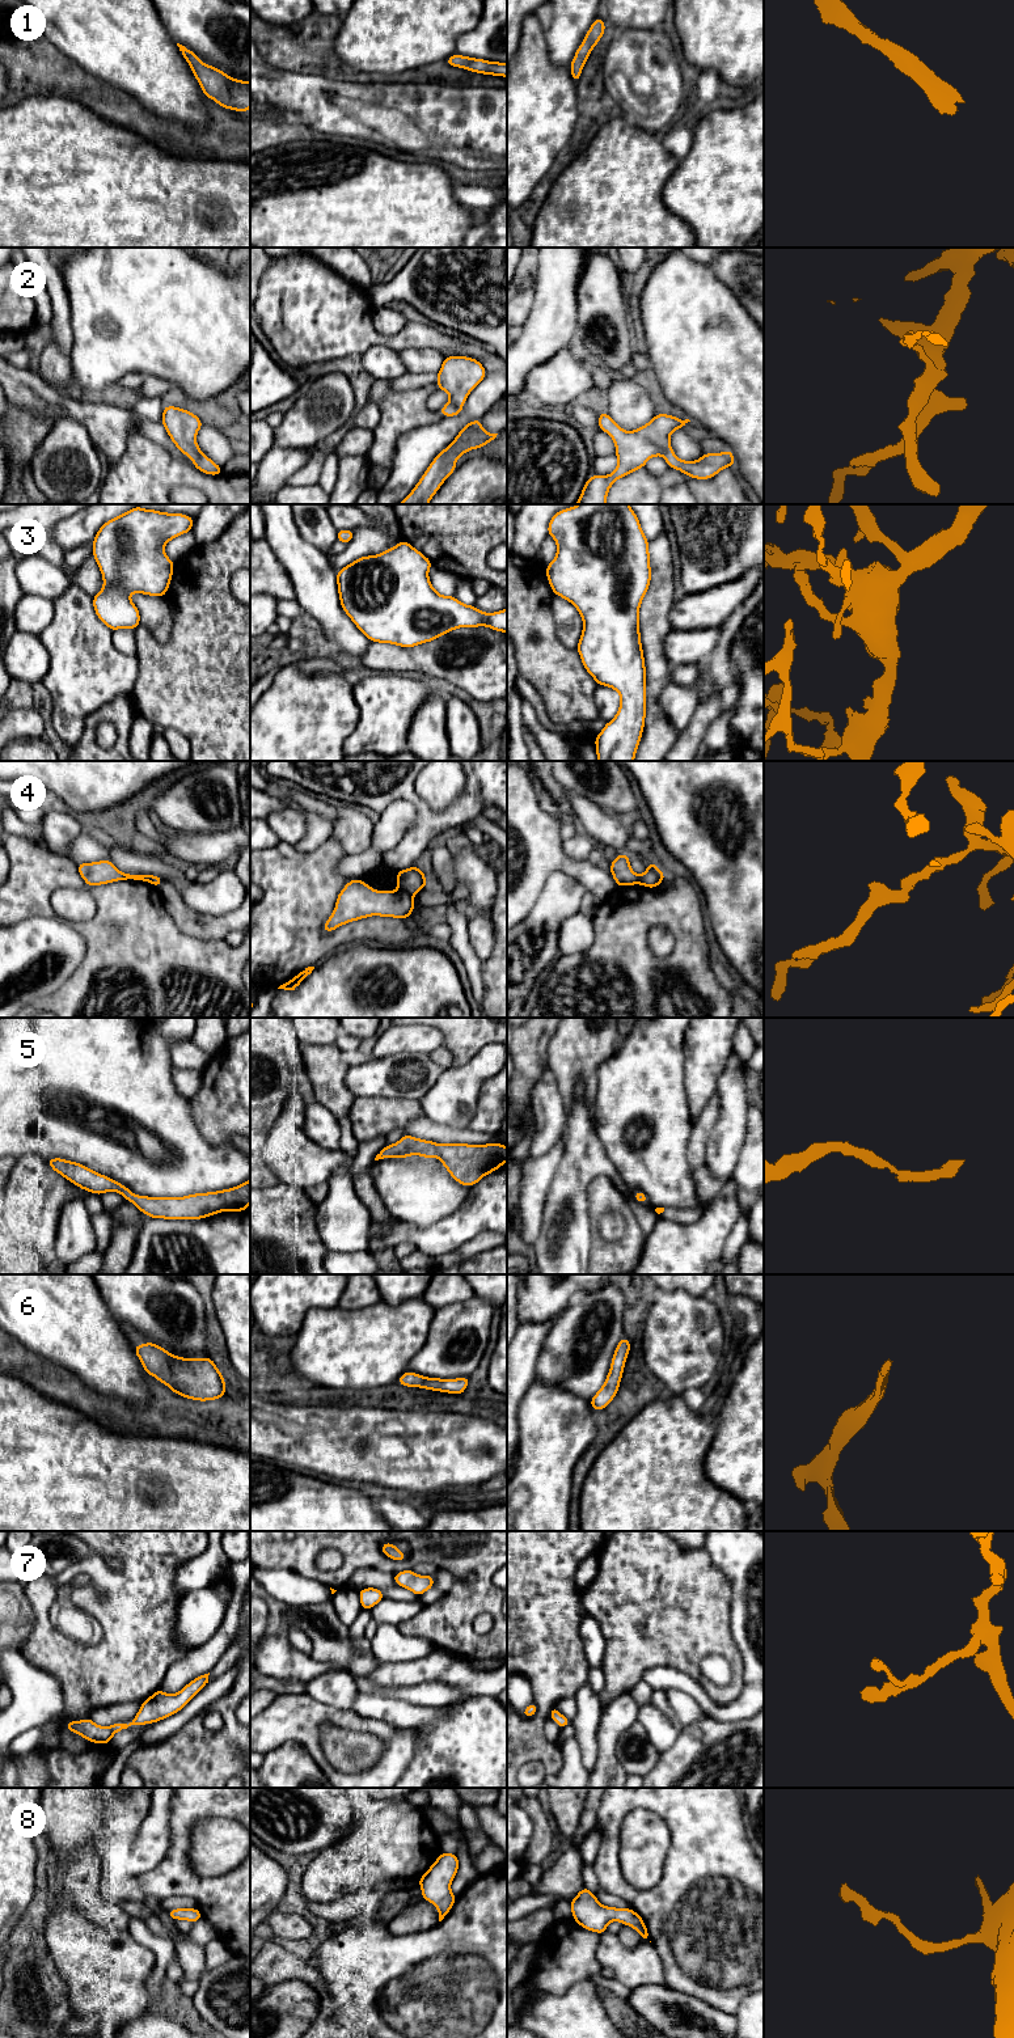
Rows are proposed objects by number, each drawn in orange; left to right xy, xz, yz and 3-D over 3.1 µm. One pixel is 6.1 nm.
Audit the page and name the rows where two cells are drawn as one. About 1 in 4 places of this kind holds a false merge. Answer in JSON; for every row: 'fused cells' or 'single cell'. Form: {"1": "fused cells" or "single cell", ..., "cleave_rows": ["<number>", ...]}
{"1": "single cell", "2": "single cell", "3": "single cell", "4": "fused cells", "5": "single cell", "6": "single cell", "7": "single cell", "8": "single cell", "cleave_rows": ["4"]}

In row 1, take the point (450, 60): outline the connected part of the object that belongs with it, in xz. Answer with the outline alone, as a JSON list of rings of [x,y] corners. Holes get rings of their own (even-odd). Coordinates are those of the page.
[[[456,52],[445,63],[476,73],[507,77],[507,63],[462,56]]]

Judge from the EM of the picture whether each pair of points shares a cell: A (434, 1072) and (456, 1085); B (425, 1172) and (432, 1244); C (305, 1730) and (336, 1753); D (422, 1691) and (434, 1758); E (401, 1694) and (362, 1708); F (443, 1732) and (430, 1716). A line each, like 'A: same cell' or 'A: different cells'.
A: different cells
B: different cells
C: different cells
D: different cells
E: different cells
F: different cells

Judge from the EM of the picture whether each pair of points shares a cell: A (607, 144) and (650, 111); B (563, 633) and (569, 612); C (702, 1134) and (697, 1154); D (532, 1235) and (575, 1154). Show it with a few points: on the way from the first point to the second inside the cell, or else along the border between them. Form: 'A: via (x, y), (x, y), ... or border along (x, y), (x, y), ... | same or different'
A: border along (625, 114), (638, 126), (654, 134) | different
B: via (569, 628), (569, 617) | same
C: via (698, 1140), (697, 1149) | same
D: border along (550, 1185), (545, 1200), (544, 1223), (532, 1244) | different

